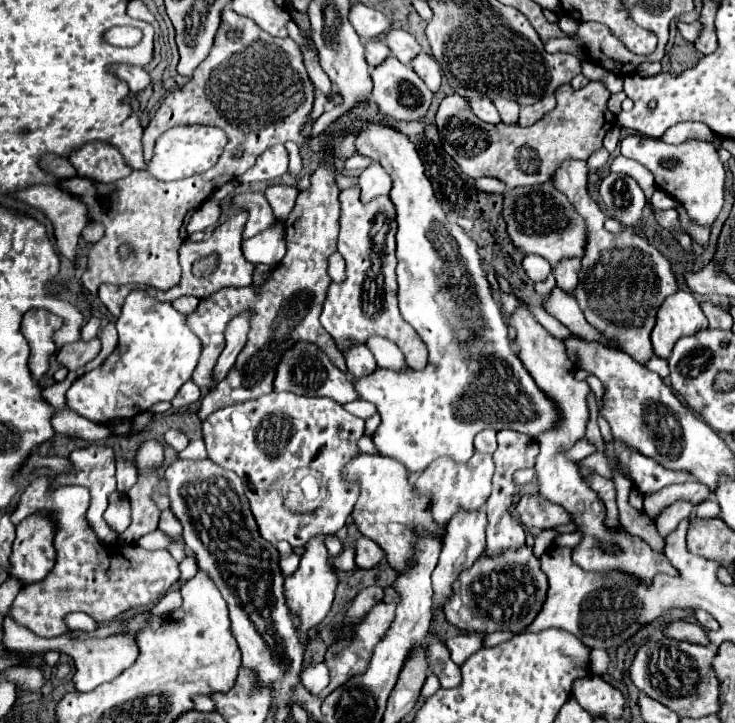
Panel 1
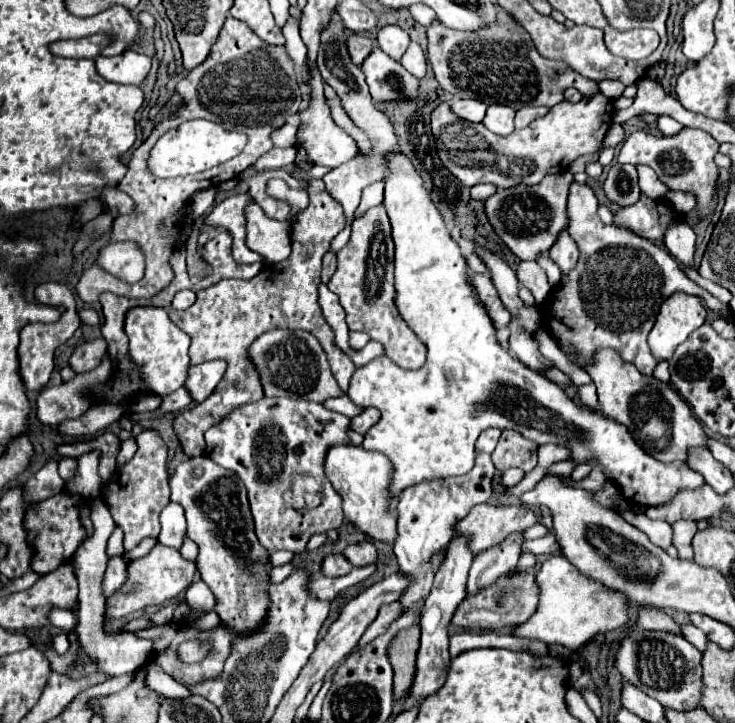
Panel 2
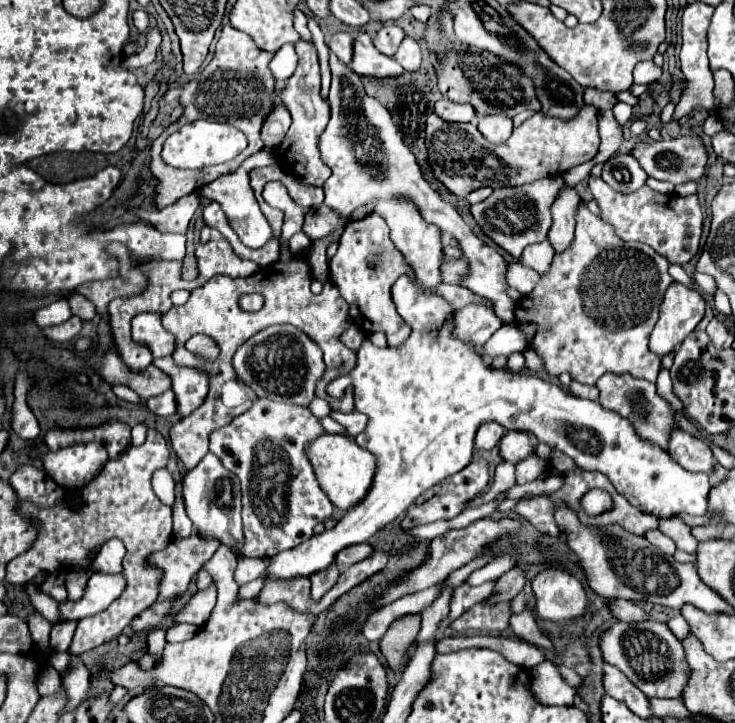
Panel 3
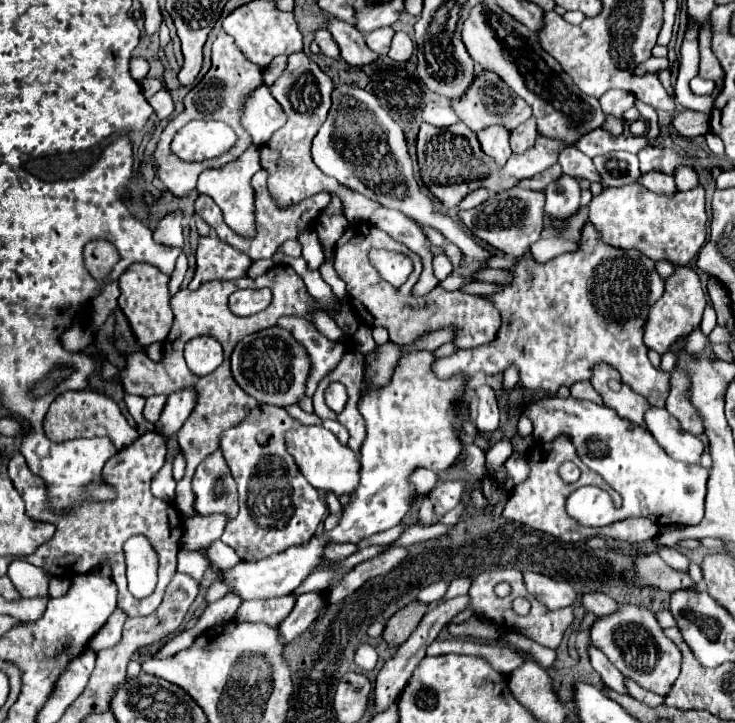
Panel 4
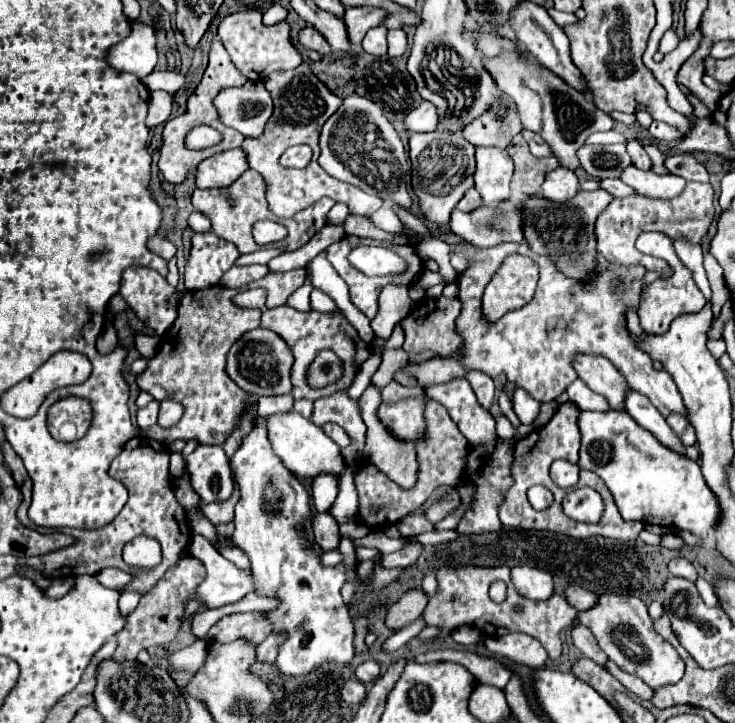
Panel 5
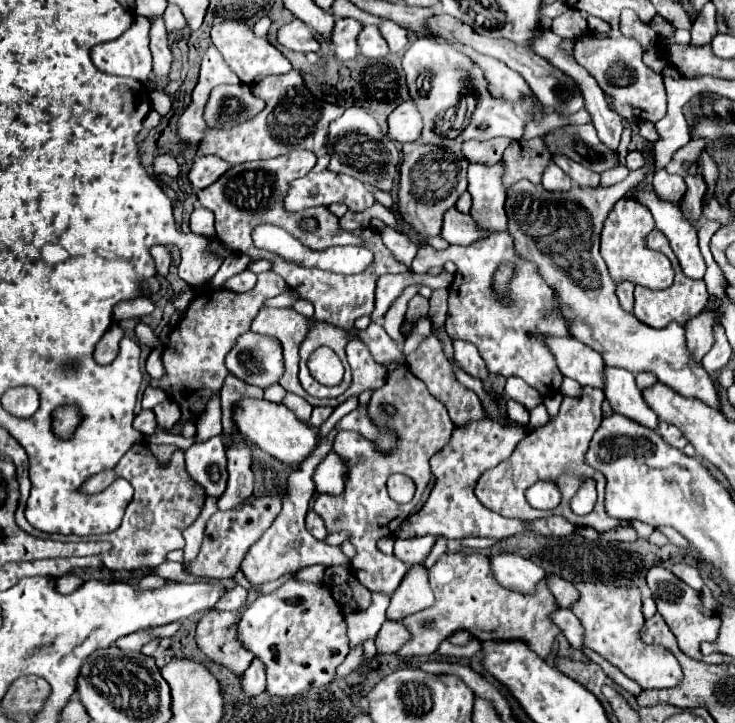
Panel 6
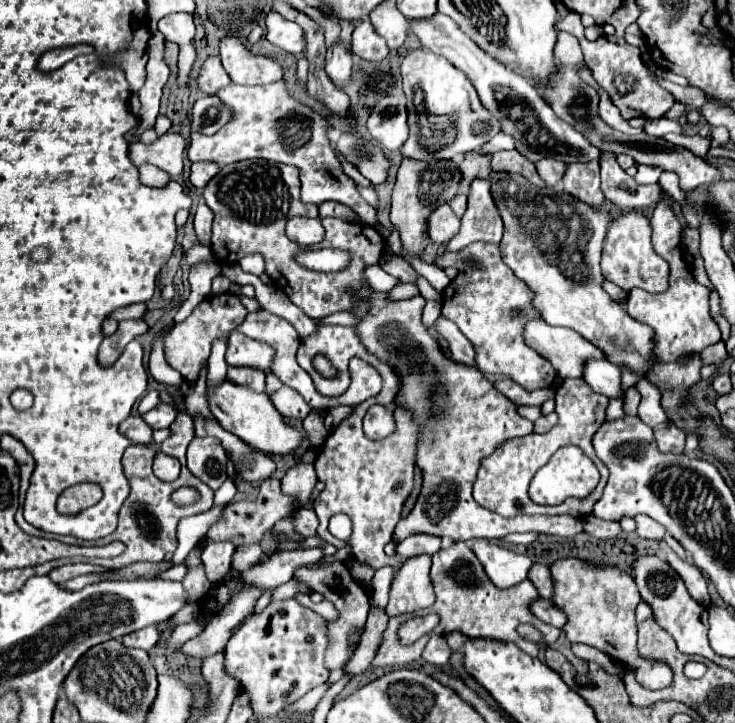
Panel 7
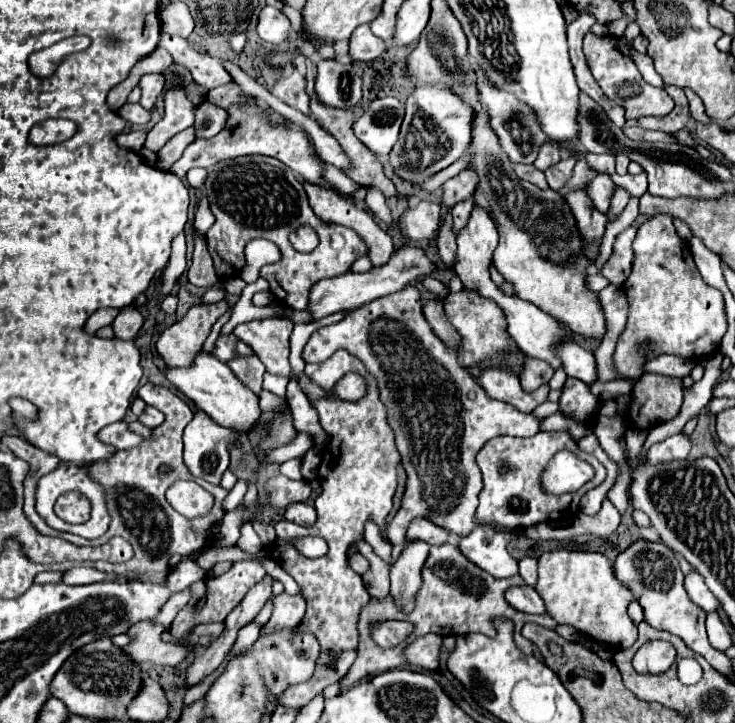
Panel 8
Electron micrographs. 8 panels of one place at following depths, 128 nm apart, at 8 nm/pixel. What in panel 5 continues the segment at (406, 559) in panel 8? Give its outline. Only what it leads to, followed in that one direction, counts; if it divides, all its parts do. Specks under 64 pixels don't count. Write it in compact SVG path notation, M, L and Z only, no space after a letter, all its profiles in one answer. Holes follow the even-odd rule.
M412 588L402 594L402 598L390 606L386 614L386 626L390 630L400 630L402 626L414 622L428 604L428 596L422 588Z

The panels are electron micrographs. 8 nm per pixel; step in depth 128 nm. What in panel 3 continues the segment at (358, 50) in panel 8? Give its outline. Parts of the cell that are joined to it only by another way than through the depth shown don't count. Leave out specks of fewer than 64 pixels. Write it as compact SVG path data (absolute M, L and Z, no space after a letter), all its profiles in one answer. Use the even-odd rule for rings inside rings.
M384 24L376 36L374 36L374 46L386 54L386 56L392 56L396 50L398 50L398 44L402 42L404 38L404 32L402 28L398 28L396 24Z

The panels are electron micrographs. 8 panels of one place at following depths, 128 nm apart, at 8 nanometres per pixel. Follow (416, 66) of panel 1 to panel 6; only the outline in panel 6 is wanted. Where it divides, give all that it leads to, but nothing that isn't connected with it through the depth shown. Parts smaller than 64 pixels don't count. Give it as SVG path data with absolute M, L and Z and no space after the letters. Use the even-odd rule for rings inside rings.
M384 20L378 28L380 28L384 40L388 42L390 52L398 54L398 52L402 52L408 46L408 32L404 28L400 28L398 24L394 24L390 20Z

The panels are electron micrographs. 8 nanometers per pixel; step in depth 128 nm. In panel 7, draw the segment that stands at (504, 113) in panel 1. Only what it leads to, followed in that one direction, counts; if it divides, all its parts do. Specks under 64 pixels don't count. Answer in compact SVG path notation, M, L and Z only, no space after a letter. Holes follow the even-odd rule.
M474 180L468 194L468 210L462 216L460 232L448 242L450 252L464 250L472 242L494 242L502 240L502 218L494 206L488 180Z

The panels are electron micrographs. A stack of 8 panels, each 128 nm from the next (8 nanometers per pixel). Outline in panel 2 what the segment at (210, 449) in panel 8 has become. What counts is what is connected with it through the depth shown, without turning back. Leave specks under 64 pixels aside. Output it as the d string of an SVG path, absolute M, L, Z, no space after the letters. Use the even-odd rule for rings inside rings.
M200 456L200 458L190 458L176 468L176 472L170 478L170 490L172 490L172 502L184 506L186 520L188 520L188 536L200 548L200 554L196 558L198 570L202 580L208 584L208 588L216 598L218 616L236 634L246 634L256 630L262 624L268 610L268 596L264 592L268 586L268 554L258 544L258 538L254 534L254 522L250 516L246 488L242 480L232 470L214 464L208 456Z

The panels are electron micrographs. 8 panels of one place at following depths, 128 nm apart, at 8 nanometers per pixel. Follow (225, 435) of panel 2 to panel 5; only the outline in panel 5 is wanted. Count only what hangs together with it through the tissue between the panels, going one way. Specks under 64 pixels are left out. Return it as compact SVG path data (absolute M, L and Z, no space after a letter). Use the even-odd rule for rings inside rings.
M264 418L256 420L254 430L232 456L230 468L242 492L234 516L234 542L250 556L254 582L258 582L256 596L276 598L280 602L278 608L264 612L274 626L272 634L286 634L286 642L276 656L278 672L284 676L306 676L326 662L352 662L354 626L348 606L340 596L340 588L346 582L344 568L324 568L320 554L296 530L298 524L310 518L308 492L272 452Z

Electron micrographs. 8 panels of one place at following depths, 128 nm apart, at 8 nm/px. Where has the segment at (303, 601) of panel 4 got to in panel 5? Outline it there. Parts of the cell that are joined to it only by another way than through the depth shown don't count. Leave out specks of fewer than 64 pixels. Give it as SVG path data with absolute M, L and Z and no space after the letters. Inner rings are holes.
M270 634L258 648L256 648L256 662L260 664L272 664L276 654L278 654L278 644L282 644L284 638L282 636L274 636Z

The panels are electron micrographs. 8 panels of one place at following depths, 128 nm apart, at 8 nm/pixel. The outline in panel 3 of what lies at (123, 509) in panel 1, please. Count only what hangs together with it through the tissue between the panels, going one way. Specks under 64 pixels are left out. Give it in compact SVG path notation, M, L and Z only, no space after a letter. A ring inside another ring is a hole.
M112 538L98 550L90 566L94 572L118 574L122 570L122 558L124 558L124 544L118 542L118 538Z

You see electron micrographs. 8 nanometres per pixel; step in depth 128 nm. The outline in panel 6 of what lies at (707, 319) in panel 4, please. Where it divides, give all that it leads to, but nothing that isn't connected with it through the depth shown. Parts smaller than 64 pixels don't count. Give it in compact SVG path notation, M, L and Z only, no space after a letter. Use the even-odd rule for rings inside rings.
M638 192L636 198L638 198L638 202L646 204L652 210L656 228L668 236L670 246L672 246L684 274L694 280L700 280L704 276L706 264L704 264L704 258L698 248L696 228L684 220L678 206L660 200L654 192Z

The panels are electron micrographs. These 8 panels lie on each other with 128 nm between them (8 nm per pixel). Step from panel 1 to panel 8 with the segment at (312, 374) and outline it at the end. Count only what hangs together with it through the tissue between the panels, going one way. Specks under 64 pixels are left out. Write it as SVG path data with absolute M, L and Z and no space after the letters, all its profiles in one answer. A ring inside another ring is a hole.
M230 334L230 336L218 336L212 354L214 354L220 362L228 362L232 356L252 354L252 348L246 346L242 340L238 340L234 334Z

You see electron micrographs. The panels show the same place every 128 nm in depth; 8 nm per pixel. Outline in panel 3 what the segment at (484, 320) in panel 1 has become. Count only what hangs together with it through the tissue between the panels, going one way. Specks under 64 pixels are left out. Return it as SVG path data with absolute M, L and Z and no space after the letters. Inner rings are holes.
M382 200L382 202L378 202L376 206L374 206L374 212L378 214L378 216L382 216L384 220L386 220L386 224L390 226L390 238L392 238L392 242L396 244L396 248L404 254L404 258L408 264L412 264L412 268L414 268L414 272L416 272L416 278L426 286L426 292L420 292L417 289L416 284L412 281L407 280L406 275L401 275L396 282L394 282L392 286L392 300L398 308L398 312L400 312L400 316L412 326L412 334L410 334L410 338L402 344L402 346L398 346L398 348L378 348L378 346L374 346L372 342L370 342L370 336L366 334L364 336L364 340L362 340L362 346L360 346L360 350L356 352L358 354L358 366L349 372L347 375L341 376L330 383L330 388L333 390L333 382L342 382L342 383L350 383L350 386L354 386L354 406L356 406L356 410L358 412L362 412L362 414L366 414L368 416L368 424L366 424L366 428L364 428L364 432L360 432L354 440L356 440L356 444L360 446L360 448L364 448L364 450L368 450L368 452L372 452L374 454L374 458L376 458L376 470L374 470L374 478L372 478L372 486L370 486L370 490L366 492L366 496L362 498L362 502L358 502L356 506L352 506L342 518L340 518L340 522L332 528L332 530L324 530L322 534L314 534L312 538L308 538L306 542L302 542L302 544L298 544L294 550L284 550L284 552L280 552L280 554L276 554L276 556L272 556L270 558L270 564L268 564L268 568L266 568L266 572L264 572L264 580L266 582L270 582L270 580L294 580L294 578L310 578L310 574L316 574L318 570L326 570L326 566L330 566L332 564L332 560L334 560L334 556L342 550L342 548L346 548L346 546L352 546L352 544L360 544L360 542L368 542L374 534L378 534L384 526L388 526L390 522L394 522L394 520L398 520L406 510L408 510L408 506L422 494L422 492L426 492L430 486L434 486L434 484L438 484L438 482L442 482L444 478L448 478L448 476L452 476L452 474L456 474L458 470L462 470L464 466L468 466L470 464L470 458L472 458L472 450L474 450L474 434L476 434L476 430L478 430L478 426L482 424L482 422L488 422L488 420L496 420L498 424L502 424L506 430L524 430L524 432L534 432L534 436L538 438L538 442L544 442L544 444L548 444L550 448L554 448L554 450L560 450L560 452L564 452L566 456L570 456L580 468L584 468L584 470L598 470L598 472L602 472L604 476L608 476L608 480L614 484L614 488L634 506L634 508L638 508L638 510L642 510L642 512L646 512L646 514L652 514L652 516L656 516L656 518L672 518L672 516L678 516L678 514L688 514L688 516L704 516L706 514L706 504L708 504L708 492L710 492L710 482L708 482L708 474L694 474L694 472L688 472L688 470L684 470L680 464L676 464L662 448L658 448L658 446L654 446L652 442L648 442L648 440L644 440L644 438L640 438L636 432L634 432L634 428L632 428L632 424L626 420L626 418L622 418L622 416L618 416L616 412L612 412L612 410L606 410L606 408L602 408L598 402L592 402L592 400L582 400L582 398L576 398L576 396L572 396L572 394L568 394L564 388L560 388L560 386L556 386L556 384L552 384L552 382L546 382L546 380L542 380L542 378L538 378L538 376L532 376L532 374L512 374L512 372L508 372L508 370L504 370L504 368L500 368L500 370L494 370L494 368L490 368L490 366L486 366L484 364L484 358L480 356L480 354L476 354L474 352L474 346L470 346L470 344L464 344L464 342L460 342L460 340L454 340L452 338L452 330L454 330L454 314L452 314L452 308L450 308L450 304L446 302L446 300L442 300L442 298L438 298L438 296L434 296L434 288L436 288L436 284L440 284L440 262L442 262L442 242L440 242L440 230L436 228L436 226L432 226L432 224L428 224L428 222L424 222L422 220L422 216L418 214L418 210L416 210L416 206L412 204L412 202L406 202L406 200Z

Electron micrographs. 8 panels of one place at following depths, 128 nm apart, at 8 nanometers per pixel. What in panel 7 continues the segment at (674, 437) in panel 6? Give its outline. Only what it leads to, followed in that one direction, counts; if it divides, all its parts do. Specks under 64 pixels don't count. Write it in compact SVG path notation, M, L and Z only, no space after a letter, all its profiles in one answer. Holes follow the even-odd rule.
M672 422L668 426L654 428L654 440L656 440L660 452L684 454L684 430L674 426Z

